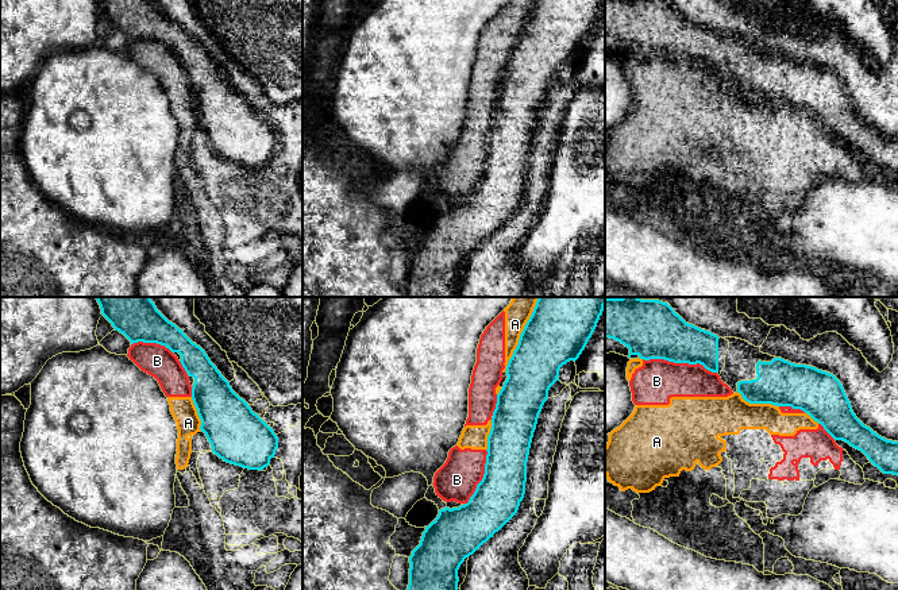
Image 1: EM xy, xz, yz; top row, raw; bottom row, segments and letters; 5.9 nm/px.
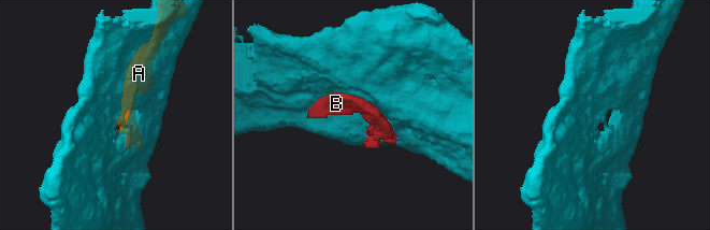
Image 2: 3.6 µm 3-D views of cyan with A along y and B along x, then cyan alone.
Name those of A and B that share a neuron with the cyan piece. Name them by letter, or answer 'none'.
none

